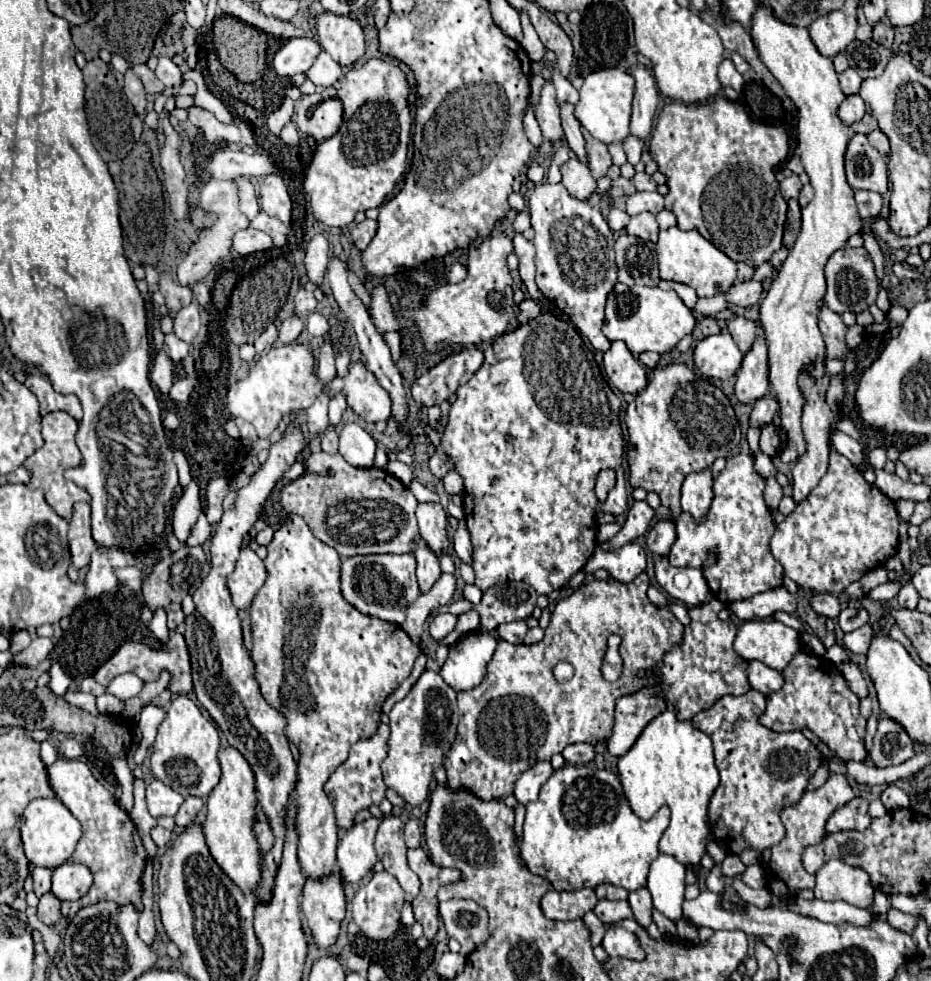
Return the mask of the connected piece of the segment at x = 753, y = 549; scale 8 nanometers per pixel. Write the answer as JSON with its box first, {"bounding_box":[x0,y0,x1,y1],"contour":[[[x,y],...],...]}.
{"bounding_box":[668,453,784,603],"contour":[[[750,453],[732,455],[726,459],[726,469],[714,481],[714,499],[712,499],[706,519],[702,523],[696,523],[692,515],[682,513],[676,521],[676,541],[672,545],[668,561],[672,563],[672,567],[700,567],[714,597],[720,599],[722,603],[742,601],[756,593],[764,593],[768,589],[782,585],[784,569],[770,553],[770,537],[776,525],[762,497],[764,485],[766,485],[766,479],[760,477],[754,469],[754,455]]]}

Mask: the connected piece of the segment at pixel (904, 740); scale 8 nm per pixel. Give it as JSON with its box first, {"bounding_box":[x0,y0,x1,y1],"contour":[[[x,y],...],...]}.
{"bounding_box":[870,717,914,767],"contour":[[[882,717],[874,735],[874,747],[870,759],[876,767],[890,767],[908,761],[914,755],[914,741],[896,721]]]}

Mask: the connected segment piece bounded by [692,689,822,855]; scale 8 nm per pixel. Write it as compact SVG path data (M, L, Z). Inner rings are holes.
M750 689L744 695L724 695L708 711L702 711L692 719L692 725L698 731L704 731L714 743L714 759L720 771L720 785L710 799L708 819L714 841L730 855L742 853L746 849L762 853L764 849L780 843L784 839L784 825L780 821L780 811L784 807L796 805L802 799L810 777L822 763L820 751L802 735L802 731L776 733L760 725L758 715L764 713L764 707L766 707L764 695L760 691Z

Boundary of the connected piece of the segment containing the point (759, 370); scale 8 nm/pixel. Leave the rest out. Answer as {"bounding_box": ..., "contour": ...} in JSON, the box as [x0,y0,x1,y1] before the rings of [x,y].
{"bounding_box":[734,335,768,403],"contour":[[[764,335],[756,337],[752,349],[744,355],[742,367],[736,373],[734,393],[742,403],[754,403],[768,395],[768,347],[764,347]]]}

